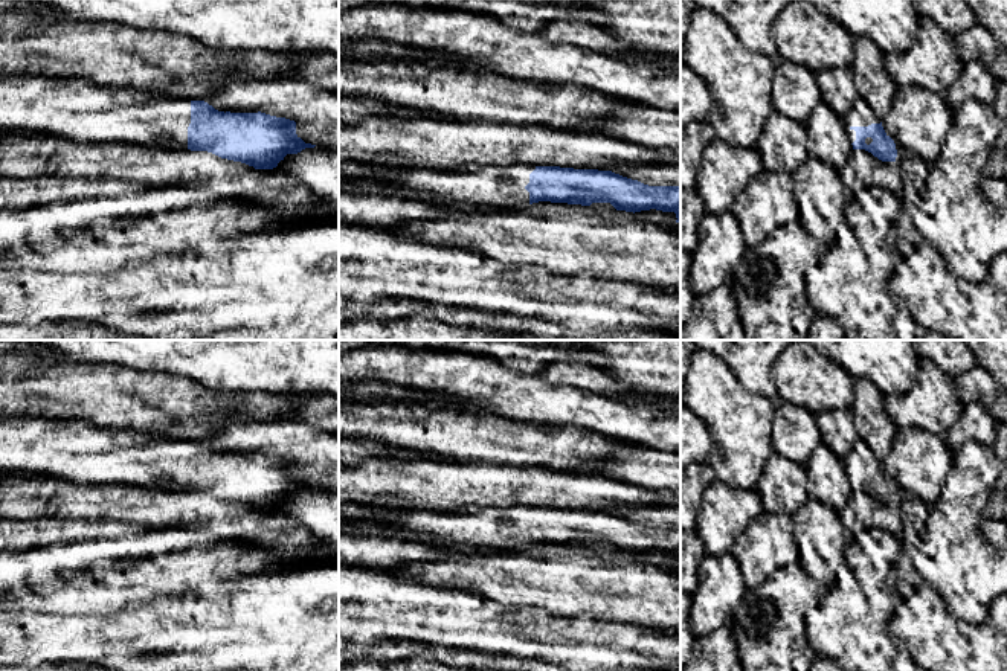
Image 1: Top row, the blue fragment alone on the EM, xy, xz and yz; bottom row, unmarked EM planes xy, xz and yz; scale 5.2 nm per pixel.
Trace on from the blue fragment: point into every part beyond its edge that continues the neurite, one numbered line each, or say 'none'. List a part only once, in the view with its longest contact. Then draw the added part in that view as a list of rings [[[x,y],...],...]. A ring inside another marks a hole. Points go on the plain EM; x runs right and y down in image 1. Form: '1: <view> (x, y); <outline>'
1: yz (859, 456); [[[861,439],[853,444],[842,462],[847,468],[847,476],[851,485],[856,482],[854,468],[868,468],[882,464]]]

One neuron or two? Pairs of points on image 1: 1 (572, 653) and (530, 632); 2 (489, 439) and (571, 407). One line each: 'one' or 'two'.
1: one
2: two

